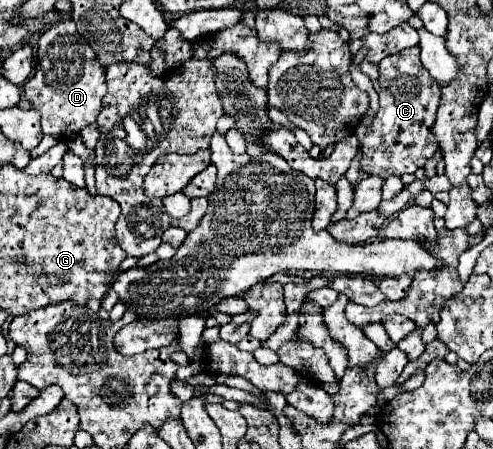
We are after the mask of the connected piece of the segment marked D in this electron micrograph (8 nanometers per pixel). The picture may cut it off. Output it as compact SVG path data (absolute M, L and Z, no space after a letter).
M72 19L58 21L40 35L34 75L24 83L24 97L32 109L42 113L42 133L72 141L78 133L96 121L100 99L106 93L104 67L96 61L92 47L78 35Z

